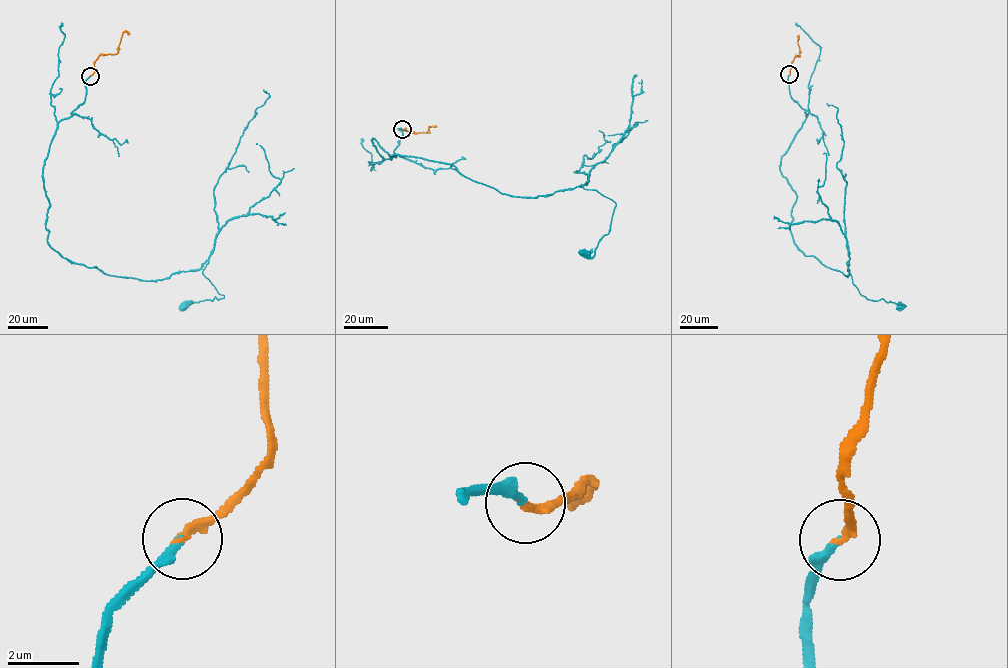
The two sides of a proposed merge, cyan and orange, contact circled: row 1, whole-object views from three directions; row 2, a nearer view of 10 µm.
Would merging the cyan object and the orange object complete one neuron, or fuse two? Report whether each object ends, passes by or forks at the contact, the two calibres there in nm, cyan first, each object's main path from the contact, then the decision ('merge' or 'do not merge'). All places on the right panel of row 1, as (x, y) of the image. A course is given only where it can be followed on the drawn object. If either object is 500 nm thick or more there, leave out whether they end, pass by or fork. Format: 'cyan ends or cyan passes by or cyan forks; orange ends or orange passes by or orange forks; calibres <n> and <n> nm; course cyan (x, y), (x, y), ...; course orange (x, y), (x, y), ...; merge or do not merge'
cyan ends; orange ends; calibres 240 and 240 nm; course cyan (789, 75), (806, 117), (781, 156), (796, 193), (791, 233), (847, 276), (843, 140), (827, 103); course orange (789, 75), (792, 61), (796, 55), (799, 56), (799, 39); merge

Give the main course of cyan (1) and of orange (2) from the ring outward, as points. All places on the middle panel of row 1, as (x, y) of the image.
1: (402, 129), (384, 160), (371, 140), (524, 197), (587, 183), (574, 172), (609, 142), (599, 130)
2: (402, 129), (427, 132), (429, 126), (436, 126)

